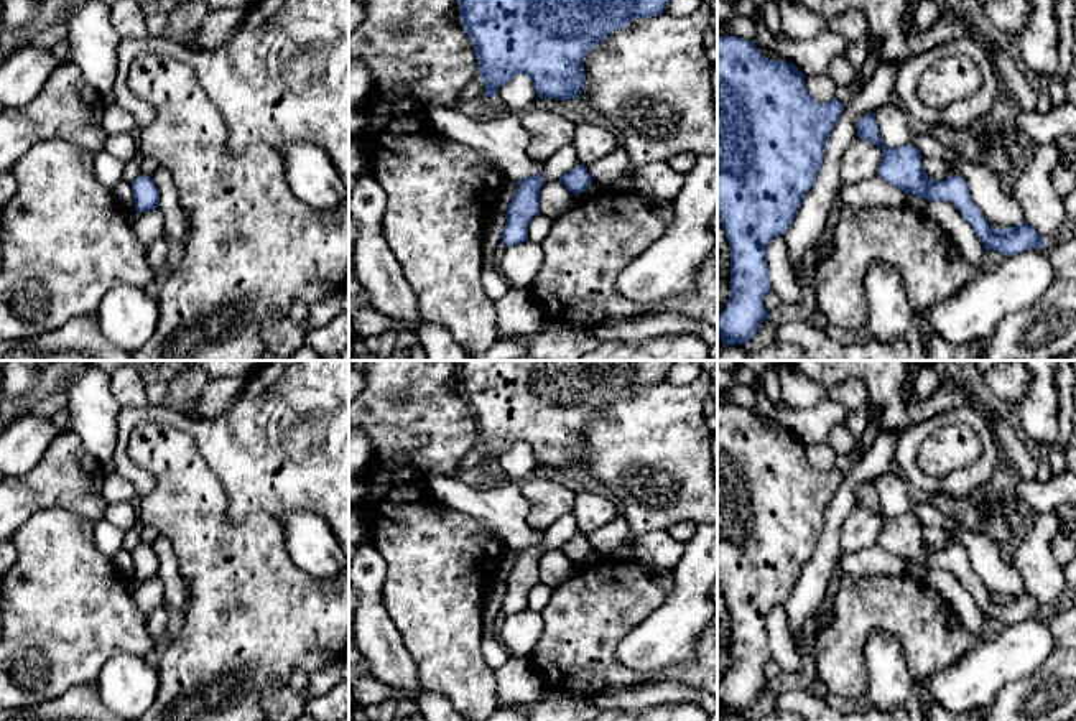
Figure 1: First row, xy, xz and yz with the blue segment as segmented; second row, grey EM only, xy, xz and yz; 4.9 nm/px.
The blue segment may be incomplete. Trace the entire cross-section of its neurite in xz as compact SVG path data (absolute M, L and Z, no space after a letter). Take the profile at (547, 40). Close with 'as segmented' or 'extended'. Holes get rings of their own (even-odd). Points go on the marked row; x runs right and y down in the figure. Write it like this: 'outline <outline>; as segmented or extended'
outline M459 0L459 18L477 56L485 95L517 74L526 74L540 99L571 100L584 89L582 61L617 28L635 18L652 18L668 8L670 0Z; as segmented

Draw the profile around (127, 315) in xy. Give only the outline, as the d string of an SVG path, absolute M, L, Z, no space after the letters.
M114 288L102 298L97 316L100 334L114 346L133 354L156 329L160 318L156 290Z

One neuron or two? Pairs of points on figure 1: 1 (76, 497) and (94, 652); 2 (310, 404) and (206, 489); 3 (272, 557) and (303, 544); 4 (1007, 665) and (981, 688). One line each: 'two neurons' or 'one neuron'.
1: two neurons
2: two neurons
3: two neurons
4: one neuron

